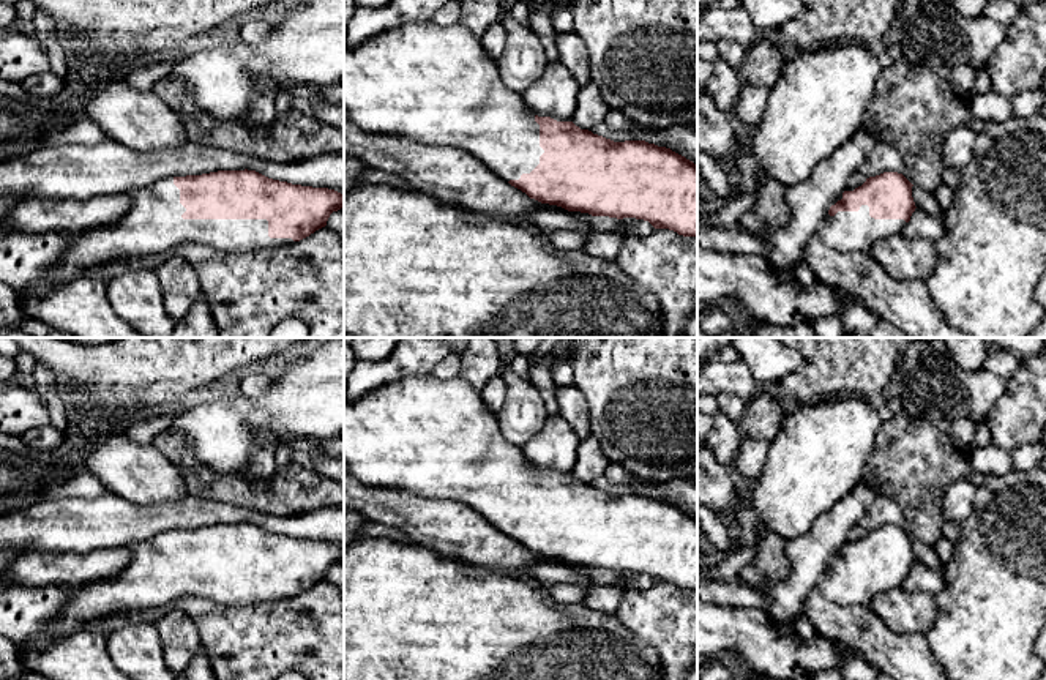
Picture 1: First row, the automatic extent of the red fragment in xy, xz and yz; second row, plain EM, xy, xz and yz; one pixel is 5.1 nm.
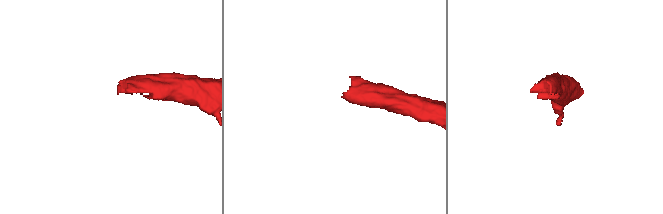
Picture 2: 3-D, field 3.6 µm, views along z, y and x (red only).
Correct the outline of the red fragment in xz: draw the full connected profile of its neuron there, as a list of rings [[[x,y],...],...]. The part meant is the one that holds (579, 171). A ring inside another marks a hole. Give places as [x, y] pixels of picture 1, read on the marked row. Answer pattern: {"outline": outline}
{"outline": [[[405,22],[355,47],[344,46],[344,117],[353,121],[360,129],[371,134],[401,136],[421,147],[450,147],[459,148],[481,161],[492,174],[499,175],[511,186],[525,192],[530,199],[541,204],[557,205],[568,211],[588,213],[592,216],[636,218],[648,221],[655,229],[669,229],[683,237],[697,237],[697,164],[666,147],[658,147],[645,140],[614,142],[588,129],[581,129],[573,121],[557,121],[551,117],[538,117],[530,110],[521,93],[510,90],[502,77],[497,62],[483,49],[467,27],[458,24],[439,25],[432,22]]]}

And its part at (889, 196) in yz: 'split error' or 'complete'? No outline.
split error

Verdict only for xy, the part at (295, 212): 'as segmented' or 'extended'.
extended

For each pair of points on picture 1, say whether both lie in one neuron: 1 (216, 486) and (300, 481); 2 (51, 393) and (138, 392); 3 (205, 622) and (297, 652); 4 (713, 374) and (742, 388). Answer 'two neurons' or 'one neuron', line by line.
1: one neuron
2: two neurons
3: one neuron
4: one neuron

